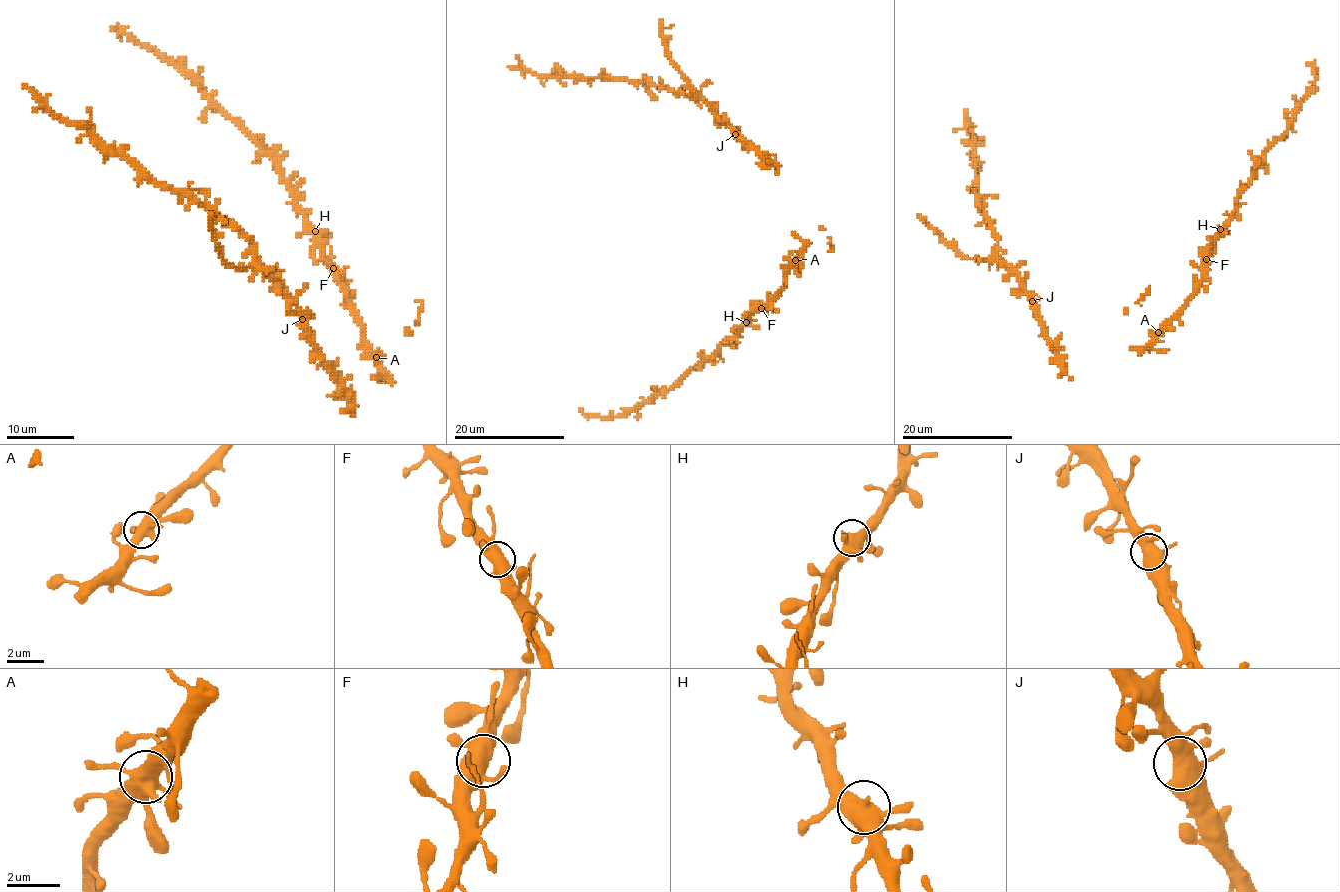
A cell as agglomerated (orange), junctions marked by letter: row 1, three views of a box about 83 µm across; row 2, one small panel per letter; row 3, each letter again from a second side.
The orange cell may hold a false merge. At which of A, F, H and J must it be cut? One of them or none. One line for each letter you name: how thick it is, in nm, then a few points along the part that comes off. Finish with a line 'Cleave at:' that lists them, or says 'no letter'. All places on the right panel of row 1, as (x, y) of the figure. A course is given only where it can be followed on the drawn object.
Cleave at: no letter

